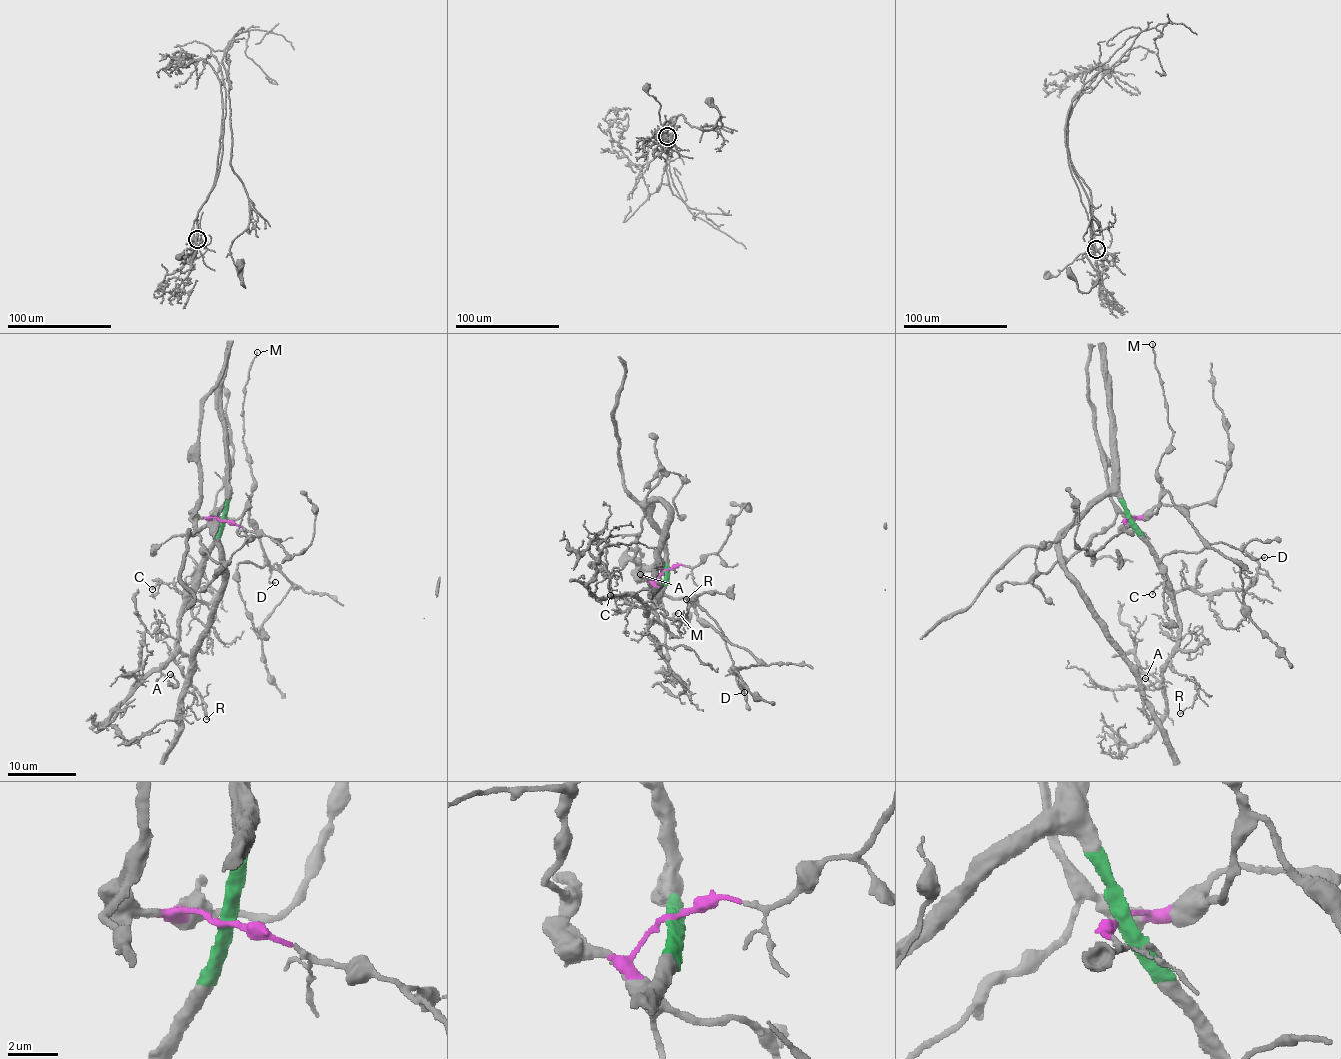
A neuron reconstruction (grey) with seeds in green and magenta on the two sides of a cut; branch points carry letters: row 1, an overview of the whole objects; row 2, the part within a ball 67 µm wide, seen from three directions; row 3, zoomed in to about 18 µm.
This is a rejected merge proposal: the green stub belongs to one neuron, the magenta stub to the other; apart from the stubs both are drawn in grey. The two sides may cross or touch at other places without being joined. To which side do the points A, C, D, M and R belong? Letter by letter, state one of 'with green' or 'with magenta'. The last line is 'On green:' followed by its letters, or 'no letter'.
A: with green
C: with green
D: with magenta
M: with magenta
R: with green
On green: A, C, R

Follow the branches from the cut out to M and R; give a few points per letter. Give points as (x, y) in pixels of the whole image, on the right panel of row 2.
M: (1128, 519), (1156, 512), (1161, 488), (1157, 467), (1171, 440), (1173, 430), (1167, 424), (1167, 403), (1152, 343)
R: (1128, 519), (1166, 584), (1177, 618), (1179, 649), (1172, 668), (1195, 684), (1193, 704), (1179, 714)

